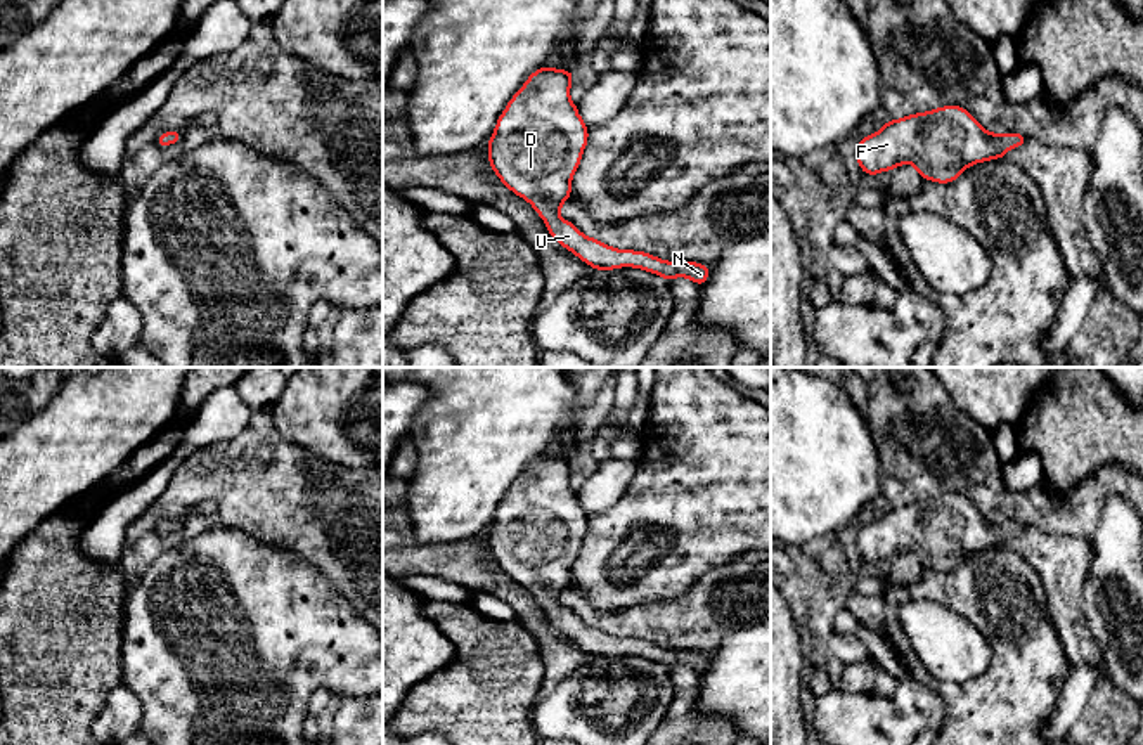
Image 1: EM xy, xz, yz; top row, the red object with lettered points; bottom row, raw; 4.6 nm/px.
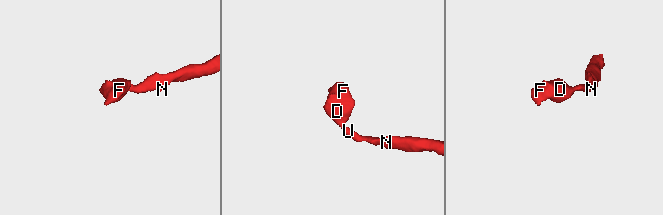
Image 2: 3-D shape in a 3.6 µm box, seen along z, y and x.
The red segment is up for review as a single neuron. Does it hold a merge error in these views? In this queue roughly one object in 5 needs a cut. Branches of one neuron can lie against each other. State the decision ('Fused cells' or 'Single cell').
Single cell

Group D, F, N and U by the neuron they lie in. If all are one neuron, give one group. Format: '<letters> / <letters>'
D F N U

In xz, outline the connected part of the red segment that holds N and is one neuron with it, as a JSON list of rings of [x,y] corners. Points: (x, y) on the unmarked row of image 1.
[[[544,454],[526,466],[525,473],[511,485],[499,504],[494,523],[487,532],[492,558],[513,582],[526,587],[533,594],[554,629],[592,657],[603,660],[634,655],[653,660],[667,669],[688,665],[698,674],[703,674],[708,667],[708,653],[696,650],[667,650],[646,639],[617,638],[596,625],[584,624],[575,612],[558,605],[563,591],[572,586],[572,565],[580,553],[589,527],[587,513],[578,502],[577,492],[570,487],[573,464],[573,459]]]

